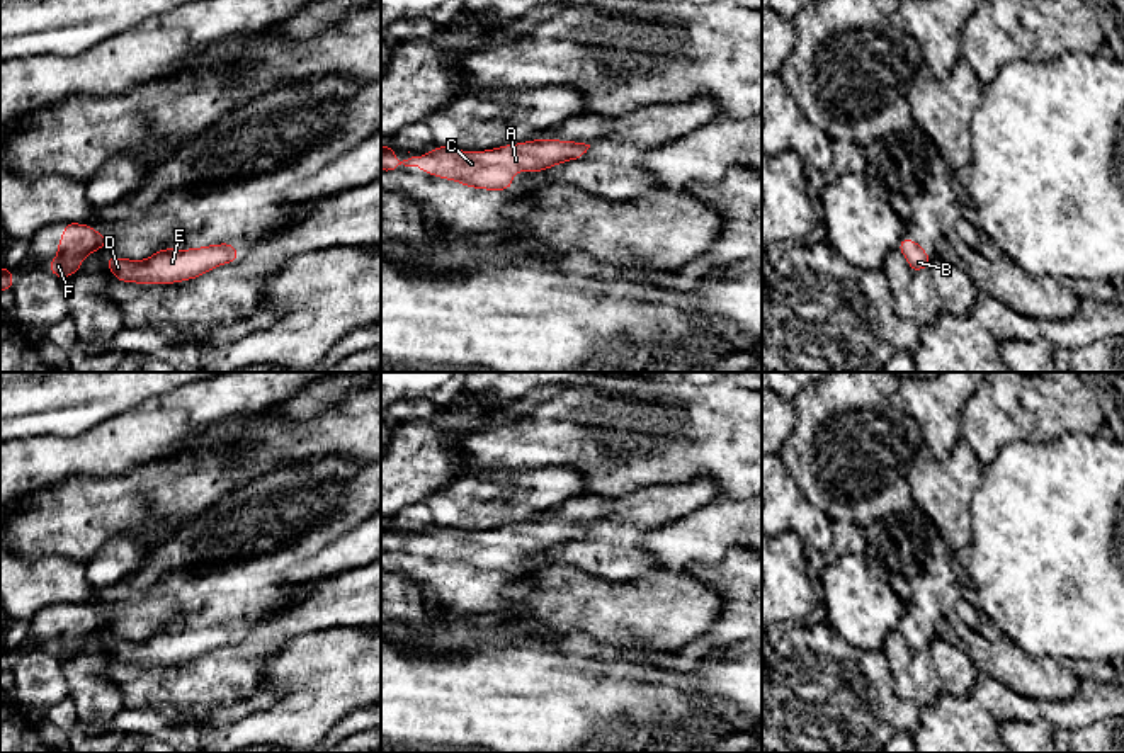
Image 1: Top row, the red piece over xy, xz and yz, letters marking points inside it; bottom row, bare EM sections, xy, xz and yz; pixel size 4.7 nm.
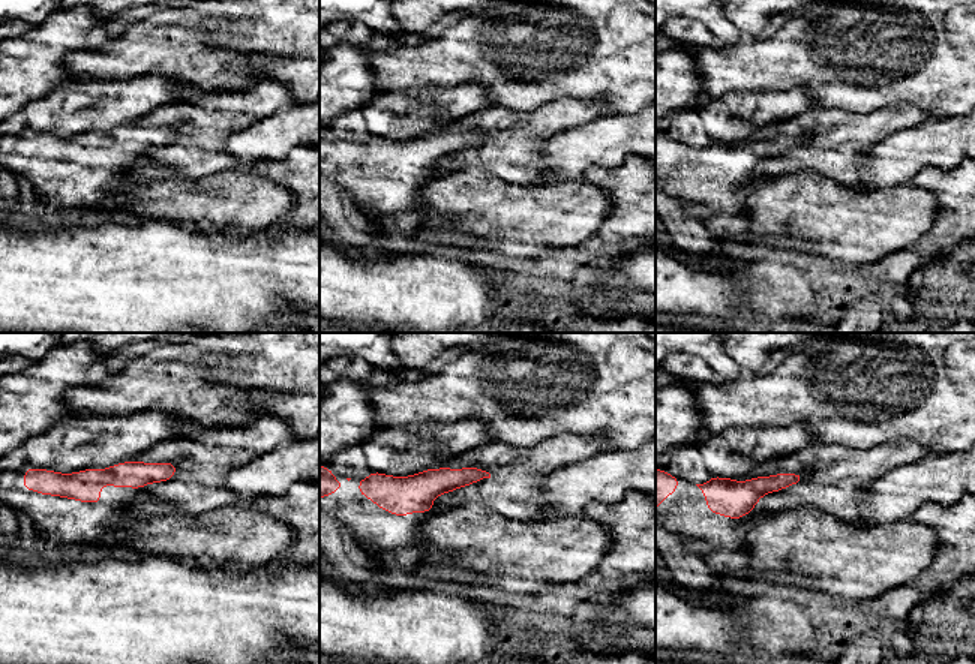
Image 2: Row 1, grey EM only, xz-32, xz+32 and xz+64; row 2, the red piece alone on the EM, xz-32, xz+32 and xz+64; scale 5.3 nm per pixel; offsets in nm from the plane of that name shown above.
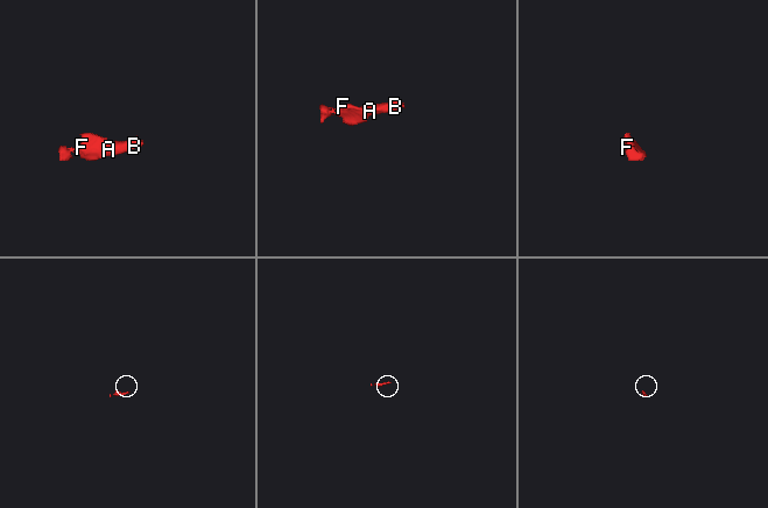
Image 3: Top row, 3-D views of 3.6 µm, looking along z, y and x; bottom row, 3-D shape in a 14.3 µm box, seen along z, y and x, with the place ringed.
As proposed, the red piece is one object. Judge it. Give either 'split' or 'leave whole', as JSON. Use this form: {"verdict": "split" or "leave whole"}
{"verdict": "leave whole"}

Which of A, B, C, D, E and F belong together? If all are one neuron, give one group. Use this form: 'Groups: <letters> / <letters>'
Groups: A B C D E F

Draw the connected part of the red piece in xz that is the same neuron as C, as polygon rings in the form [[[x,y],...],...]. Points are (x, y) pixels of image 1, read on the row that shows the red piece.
[[[531,139],[503,144],[493,150],[464,151],[435,146],[430,153],[410,153],[406,160],[395,158],[396,150],[381,146],[381,170],[395,172],[401,163],[463,187],[485,190],[510,190],[517,172],[544,172],[554,165],[583,158],[590,144],[561,139]]]

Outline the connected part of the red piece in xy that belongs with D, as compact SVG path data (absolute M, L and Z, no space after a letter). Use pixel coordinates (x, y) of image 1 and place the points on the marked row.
M218 243L187 250L163 248L143 260L109 257L105 265L121 282L177 284L236 260L238 250L231 243Z

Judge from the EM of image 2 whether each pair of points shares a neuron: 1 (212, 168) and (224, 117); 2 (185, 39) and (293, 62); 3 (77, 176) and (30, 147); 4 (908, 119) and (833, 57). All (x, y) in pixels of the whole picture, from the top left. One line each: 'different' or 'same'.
1: same
2: same
3: same
4: different

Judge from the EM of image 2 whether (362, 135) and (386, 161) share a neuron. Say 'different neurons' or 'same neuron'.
different neurons

